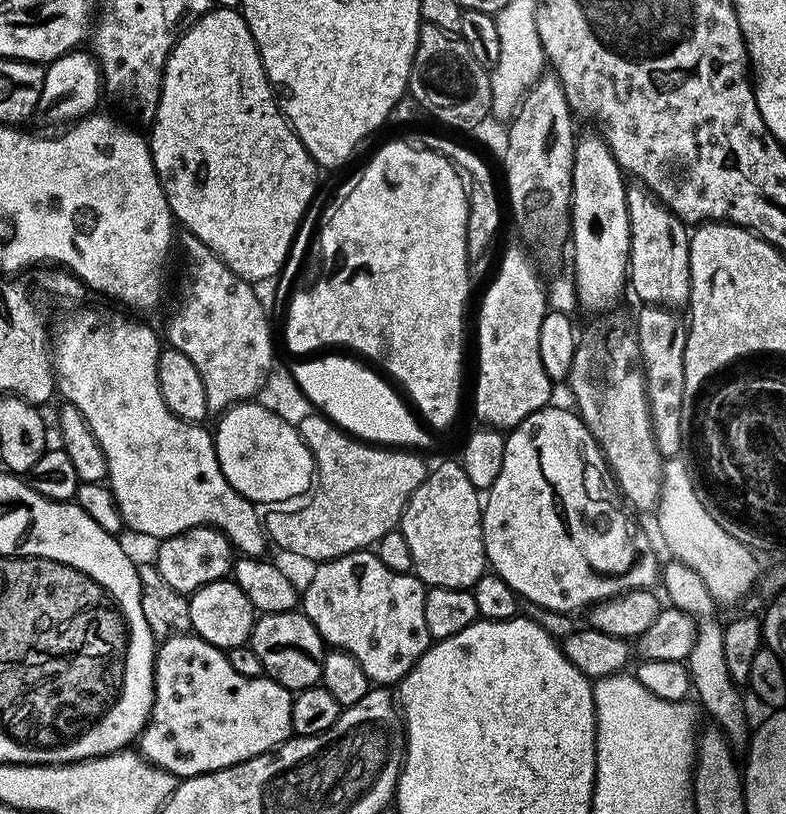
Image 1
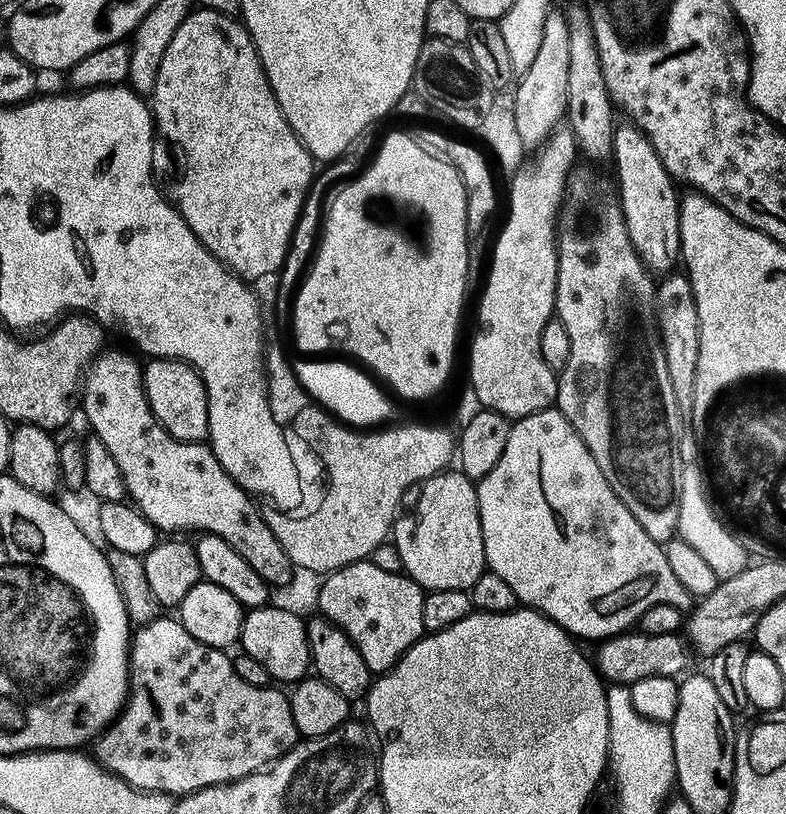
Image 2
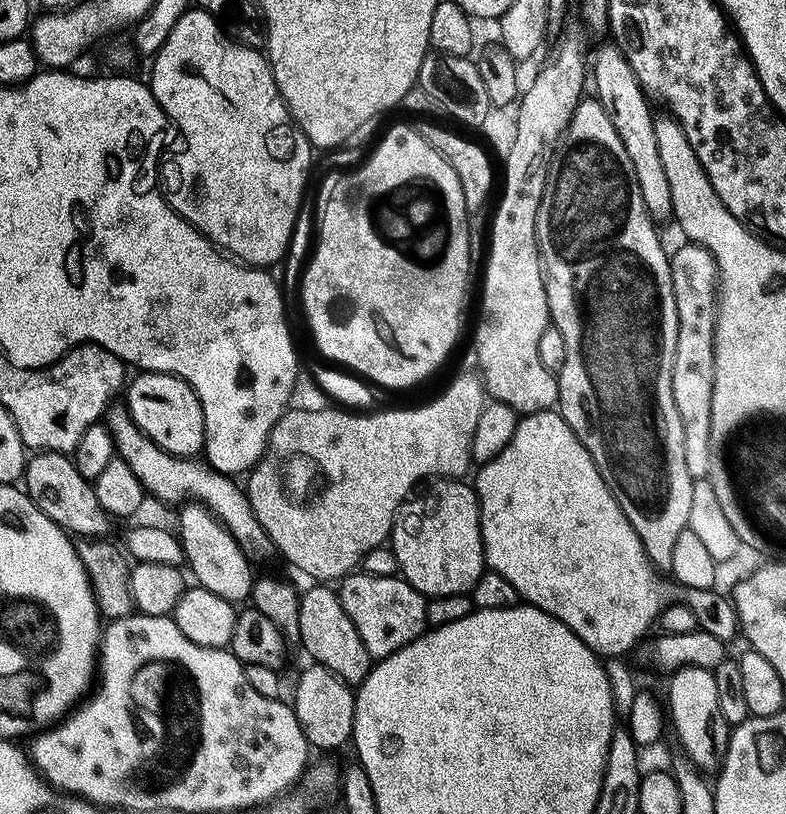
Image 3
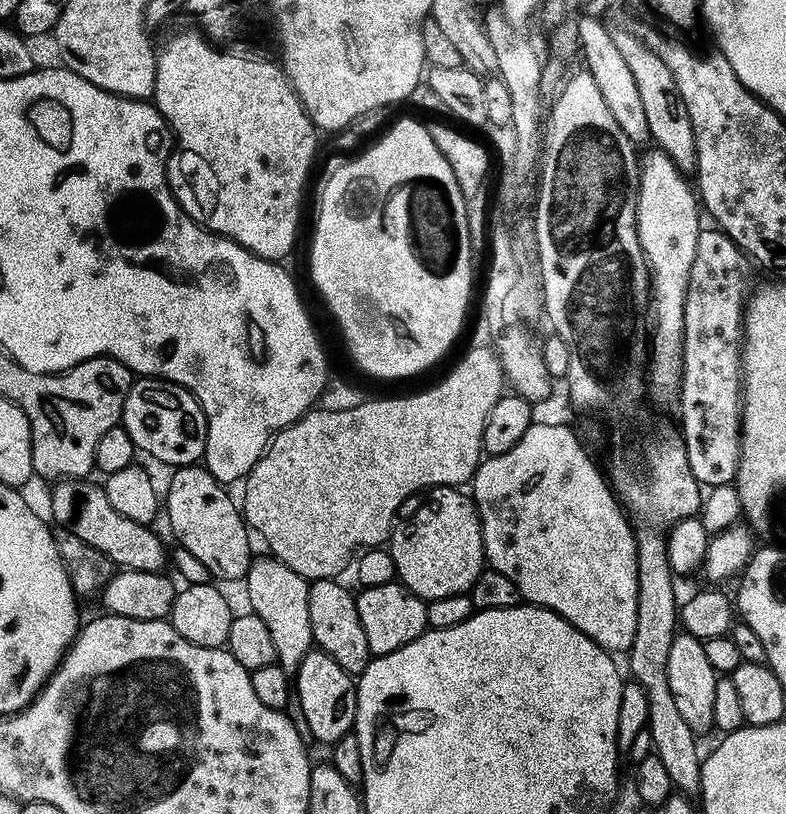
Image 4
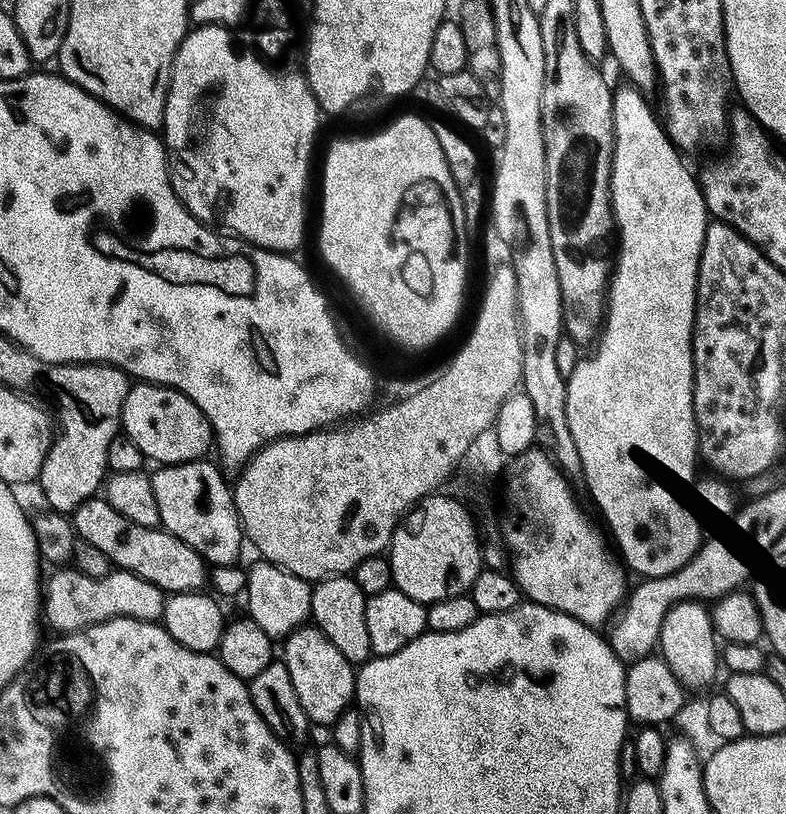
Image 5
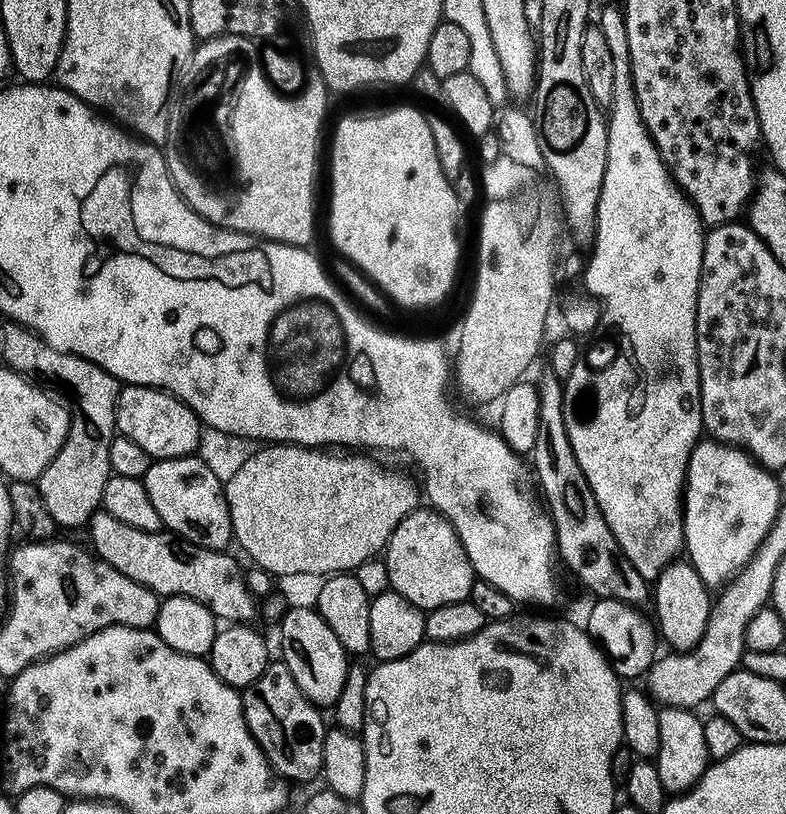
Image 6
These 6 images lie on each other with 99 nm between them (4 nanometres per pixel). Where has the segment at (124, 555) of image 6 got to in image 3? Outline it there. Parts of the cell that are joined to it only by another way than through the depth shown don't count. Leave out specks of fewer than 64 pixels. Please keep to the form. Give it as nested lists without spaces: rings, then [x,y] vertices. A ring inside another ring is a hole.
[[[63,452],[29,455],[24,465],[22,484],[29,498],[40,507],[42,514],[46,514],[65,532],[80,538],[104,538],[109,535],[110,517],[102,510],[95,487],[86,478],[82,478],[82,474],[78,474],[71,455]]]

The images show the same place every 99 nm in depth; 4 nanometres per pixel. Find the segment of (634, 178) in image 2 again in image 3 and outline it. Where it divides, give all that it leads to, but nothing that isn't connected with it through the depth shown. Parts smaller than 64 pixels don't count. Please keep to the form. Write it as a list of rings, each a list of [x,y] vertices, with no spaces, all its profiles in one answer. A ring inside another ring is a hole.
[[[615,43],[600,47],[594,58],[594,92],[601,106],[610,117],[626,154],[634,167],[635,178],[638,179],[638,188],[642,192],[643,204],[653,221],[669,219],[672,216],[670,202],[670,186],[667,185],[666,172],[662,167],[662,158],[658,155],[657,135],[654,132],[654,112],[651,112],[651,103],[644,94],[644,89],[637,82],[637,76],[626,62],[619,47]]]

